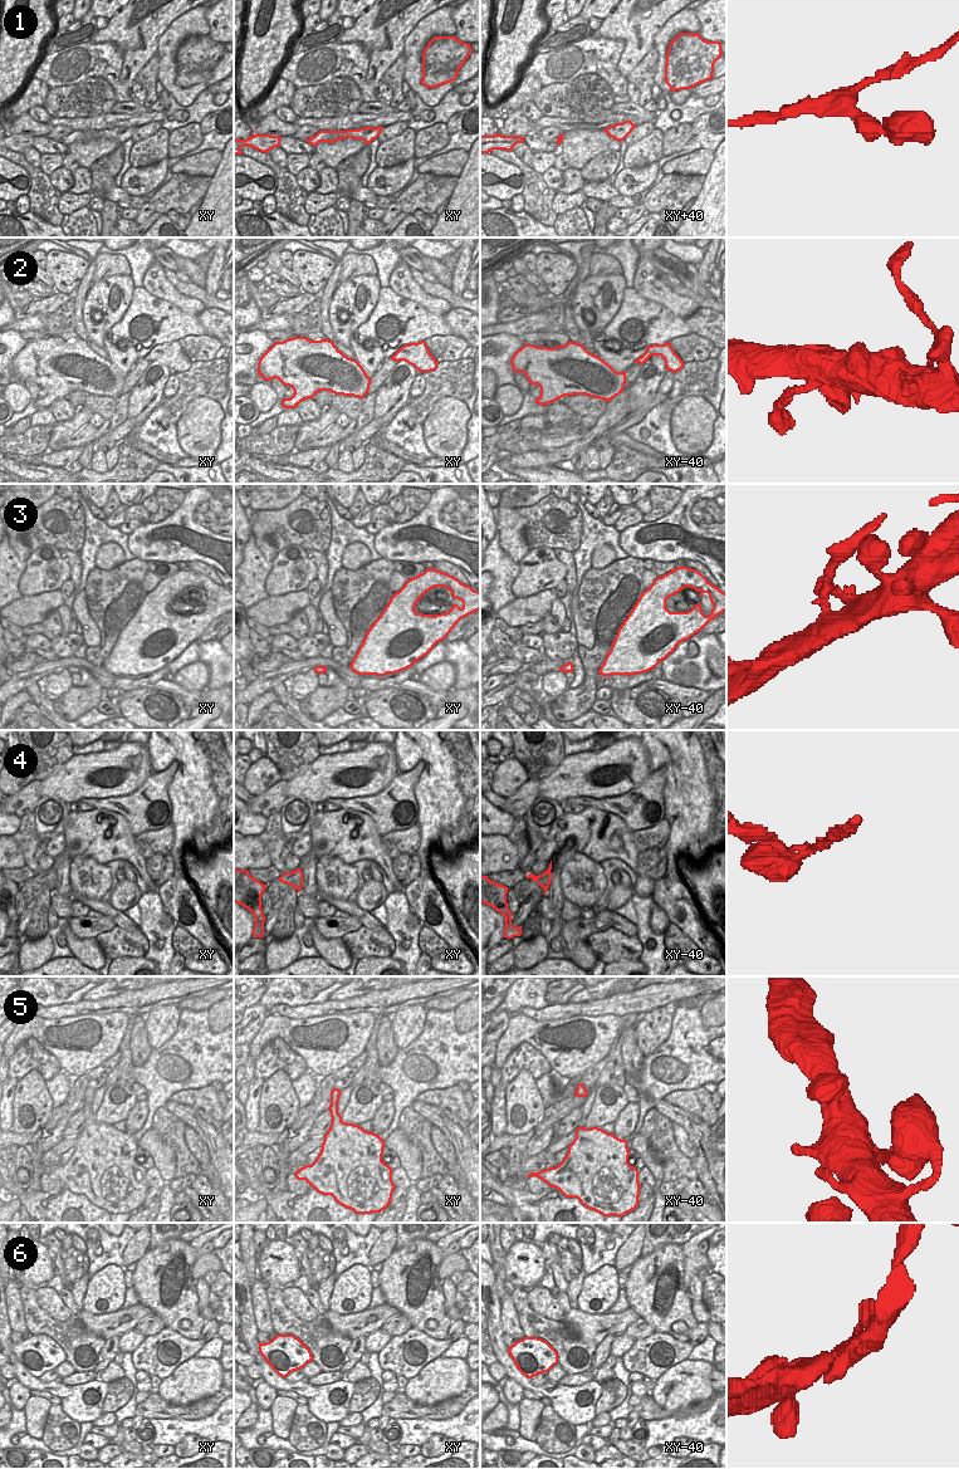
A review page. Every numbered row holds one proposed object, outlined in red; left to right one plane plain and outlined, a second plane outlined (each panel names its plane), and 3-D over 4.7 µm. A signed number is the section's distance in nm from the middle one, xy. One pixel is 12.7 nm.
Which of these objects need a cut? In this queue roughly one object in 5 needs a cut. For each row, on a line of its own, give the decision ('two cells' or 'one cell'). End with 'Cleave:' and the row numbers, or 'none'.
1: one cell
2: one cell
3: one cell
4: two cells
5: one cell
6: one cell
Cleave: 4

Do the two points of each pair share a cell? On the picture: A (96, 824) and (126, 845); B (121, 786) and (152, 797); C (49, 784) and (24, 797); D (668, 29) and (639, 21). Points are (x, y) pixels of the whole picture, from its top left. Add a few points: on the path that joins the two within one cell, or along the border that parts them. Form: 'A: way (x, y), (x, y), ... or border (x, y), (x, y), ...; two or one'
A: way (99, 833), (104, 840), (117, 842); one
B: border (153, 773), (135, 791), (106, 798); two
C: border (42, 782), (40, 796); two
D: border (678, 13), (654, 37), (652, 45); two

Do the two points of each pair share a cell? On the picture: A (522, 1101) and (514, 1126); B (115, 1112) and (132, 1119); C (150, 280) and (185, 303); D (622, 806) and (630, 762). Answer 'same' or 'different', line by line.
A: same
B: different
C: same
D: different

